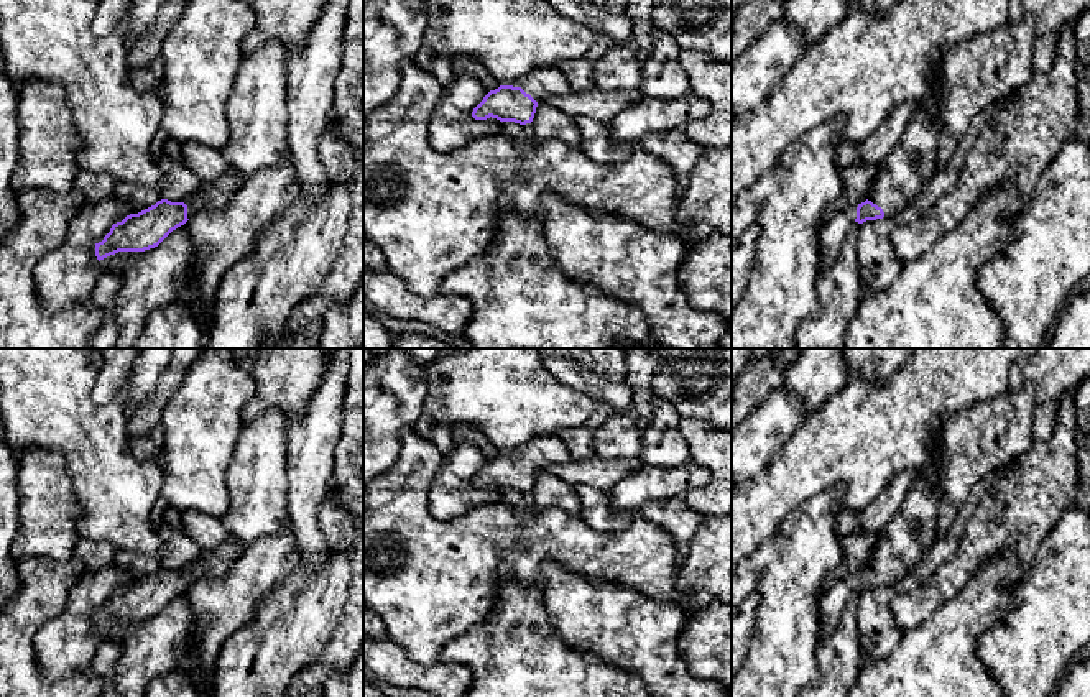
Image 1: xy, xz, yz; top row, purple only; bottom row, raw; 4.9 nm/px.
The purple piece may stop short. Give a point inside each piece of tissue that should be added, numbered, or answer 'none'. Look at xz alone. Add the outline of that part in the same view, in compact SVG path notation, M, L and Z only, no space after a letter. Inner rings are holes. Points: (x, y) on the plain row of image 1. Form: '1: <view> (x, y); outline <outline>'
1: xz (543, 451); outline M539 436L511 454L521 455L538 472L546 472L551 464L564 464L572 459L567 447L557 437L551 436Z

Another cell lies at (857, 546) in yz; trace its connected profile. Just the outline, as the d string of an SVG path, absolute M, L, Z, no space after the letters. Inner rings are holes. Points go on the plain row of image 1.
M850 533L842 539L843 561L824 580L820 592L824 593L837 579L858 574L870 565L870 559L876 544L876 536L871 533Z

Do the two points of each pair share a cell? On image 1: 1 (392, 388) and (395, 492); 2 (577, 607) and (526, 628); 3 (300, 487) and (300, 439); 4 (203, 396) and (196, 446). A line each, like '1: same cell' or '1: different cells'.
1: different cells
2: different cells
3: same cell
4: same cell

